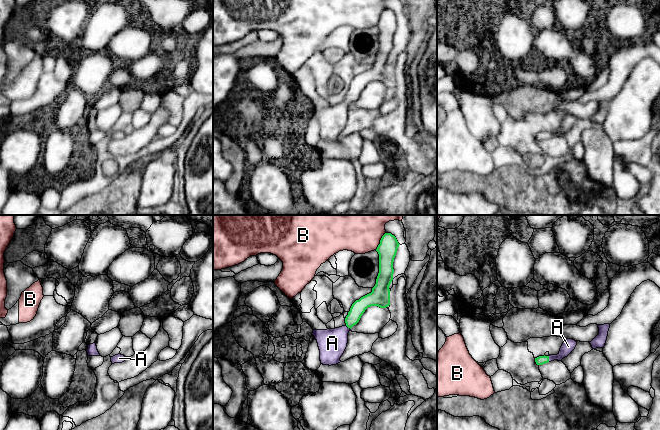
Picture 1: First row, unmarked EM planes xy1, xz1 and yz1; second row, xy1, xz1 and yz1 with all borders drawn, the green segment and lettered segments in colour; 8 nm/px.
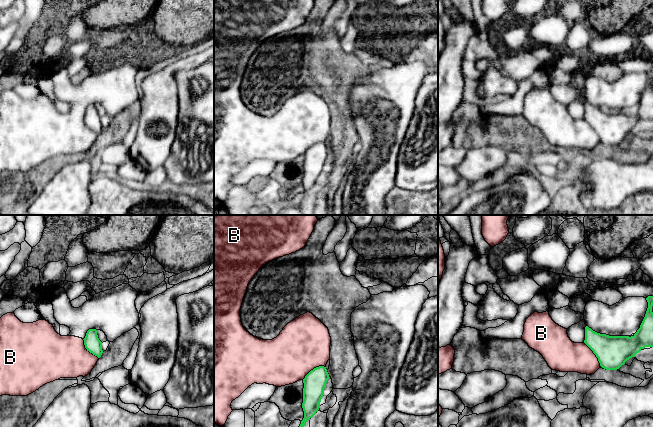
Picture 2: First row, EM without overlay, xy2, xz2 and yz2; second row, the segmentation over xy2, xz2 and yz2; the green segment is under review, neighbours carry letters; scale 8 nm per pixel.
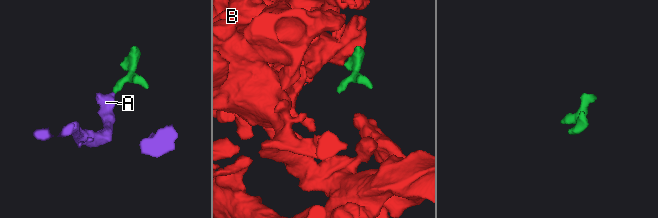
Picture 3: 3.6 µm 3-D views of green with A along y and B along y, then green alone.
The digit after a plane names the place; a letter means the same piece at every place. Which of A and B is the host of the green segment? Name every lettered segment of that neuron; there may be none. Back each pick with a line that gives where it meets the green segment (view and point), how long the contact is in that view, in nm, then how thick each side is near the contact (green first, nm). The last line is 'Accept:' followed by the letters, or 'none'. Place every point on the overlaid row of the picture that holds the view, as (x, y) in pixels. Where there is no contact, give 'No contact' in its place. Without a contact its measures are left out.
A: Touches green at yz1 (548, 359). Shared border 50 nm. Thickness 70 nm (green) against 100 nm
Accept: A

